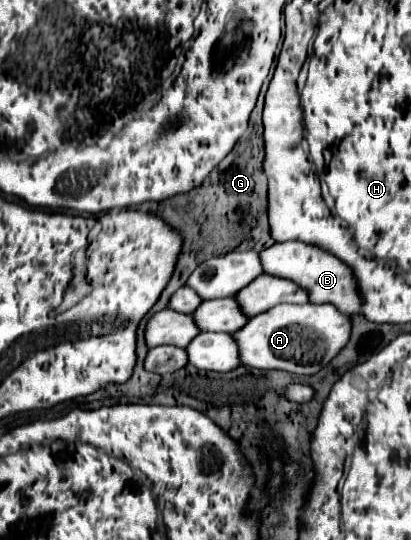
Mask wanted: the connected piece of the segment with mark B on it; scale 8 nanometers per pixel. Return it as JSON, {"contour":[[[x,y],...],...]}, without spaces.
{"contour":[[[302,241],[274,243],[272,247],[260,251],[260,263],[262,263],[264,273],[282,277],[282,279],[288,279],[288,281],[294,281],[296,285],[300,285],[308,293],[308,301],[312,305],[330,303],[344,315],[358,313],[358,309],[360,309],[360,293],[358,293],[352,271],[342,261],[338,261],[334,255],[326,253],[320,247],[306,245]]]}

